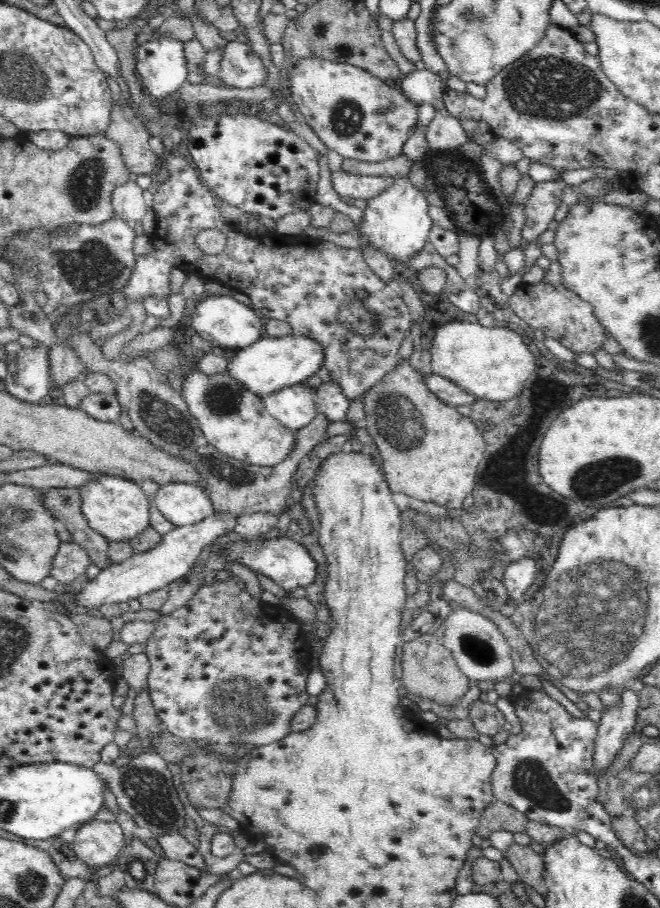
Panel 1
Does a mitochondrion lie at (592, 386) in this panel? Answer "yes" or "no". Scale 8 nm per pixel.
no

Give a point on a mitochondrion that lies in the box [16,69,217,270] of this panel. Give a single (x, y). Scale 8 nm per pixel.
(84, 185)

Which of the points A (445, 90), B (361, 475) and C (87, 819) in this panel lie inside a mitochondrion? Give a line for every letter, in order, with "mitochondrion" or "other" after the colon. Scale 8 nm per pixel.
A: other
B: other
C: other

